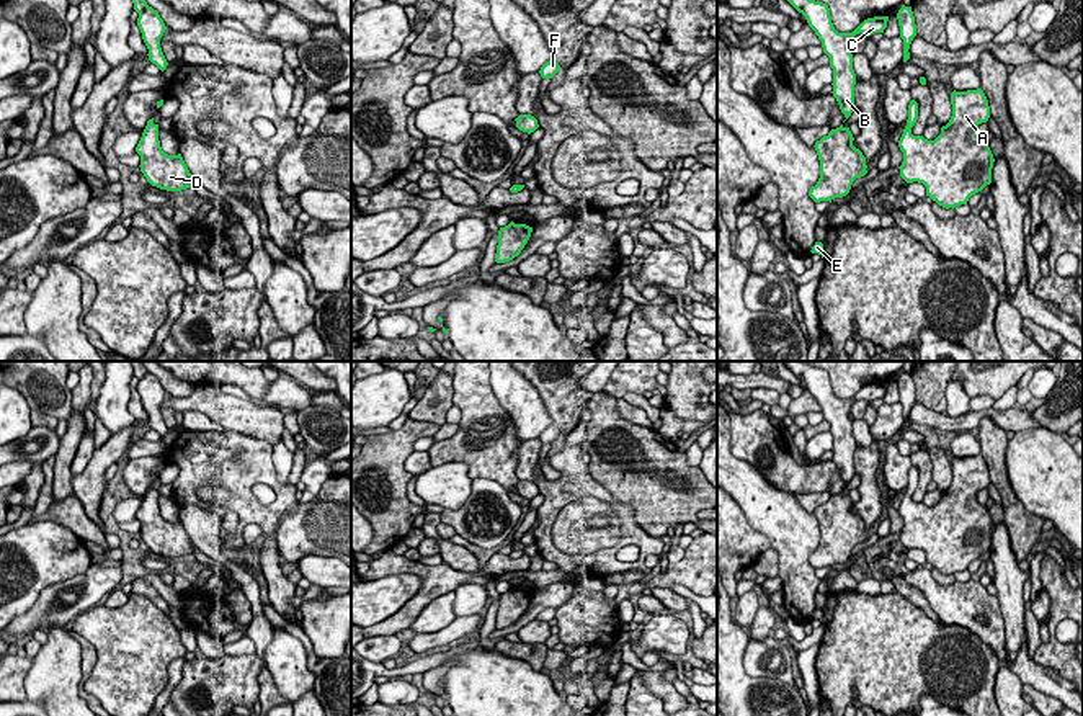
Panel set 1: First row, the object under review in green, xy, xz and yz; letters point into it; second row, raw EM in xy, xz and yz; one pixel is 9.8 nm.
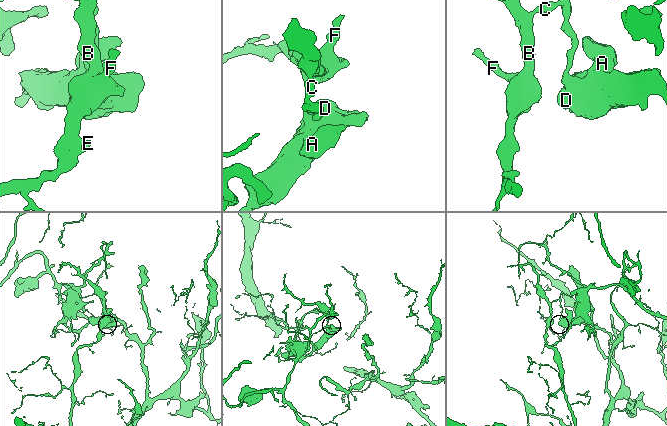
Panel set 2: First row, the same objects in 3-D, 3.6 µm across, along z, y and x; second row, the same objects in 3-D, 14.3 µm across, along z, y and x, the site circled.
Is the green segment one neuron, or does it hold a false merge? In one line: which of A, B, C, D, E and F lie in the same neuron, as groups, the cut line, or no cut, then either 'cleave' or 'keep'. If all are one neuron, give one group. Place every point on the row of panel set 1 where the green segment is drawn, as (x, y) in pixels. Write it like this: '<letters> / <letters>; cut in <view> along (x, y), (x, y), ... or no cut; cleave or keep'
A D / B C E F; cut in yz along (907, 123), (912, 126); cleave

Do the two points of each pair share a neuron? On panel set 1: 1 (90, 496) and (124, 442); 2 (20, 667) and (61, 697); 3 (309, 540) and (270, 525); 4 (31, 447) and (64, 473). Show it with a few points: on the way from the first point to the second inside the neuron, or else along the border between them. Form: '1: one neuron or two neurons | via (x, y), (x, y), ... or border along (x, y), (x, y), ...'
1: one neuron | via (92, 481), (95, 468), (110, 453)
2: two neurons | border along (33, 661), (25, 679), (25, 698)
3: two neurons | border along (276, 528), (276, 550), (280, 554)
4: two neurons | border along (61, 442), (54, 453)

